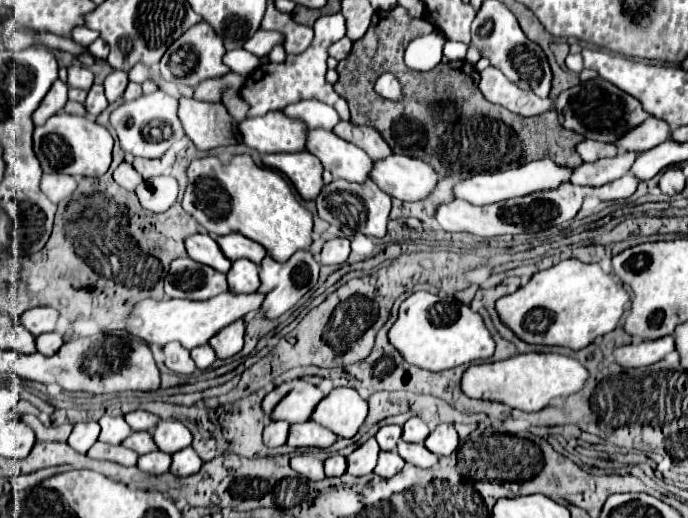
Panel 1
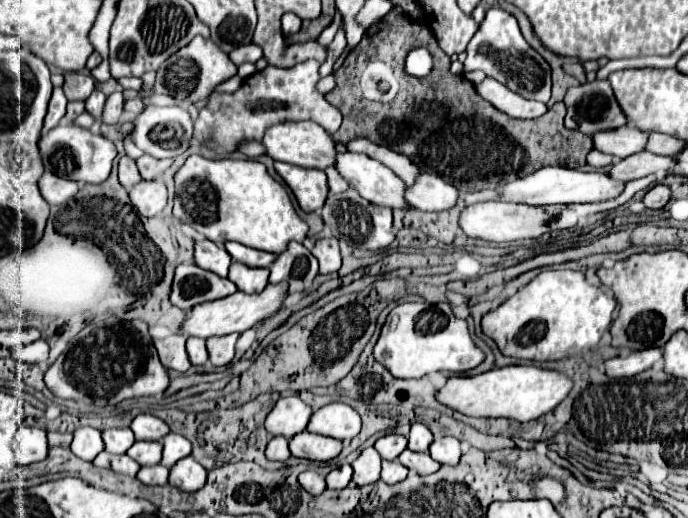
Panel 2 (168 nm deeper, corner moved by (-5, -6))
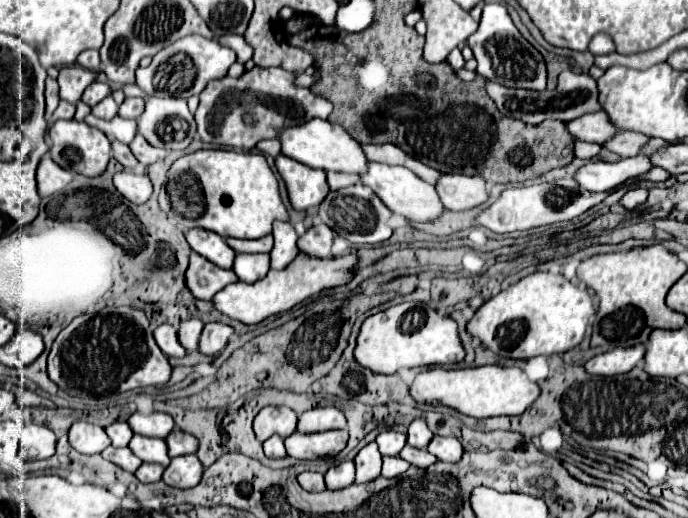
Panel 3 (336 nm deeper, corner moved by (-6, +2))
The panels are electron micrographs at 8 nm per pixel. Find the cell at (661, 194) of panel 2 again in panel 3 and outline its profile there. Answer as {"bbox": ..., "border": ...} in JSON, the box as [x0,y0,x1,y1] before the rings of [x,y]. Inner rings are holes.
{"bbox":[622,188,648,210],"border":[[[634,188],[634,190],[628,190],[622,198],[622,204],[628,208],[628,210],[634,210],[636,206],[644,204],[648,200],[648,188]]]}

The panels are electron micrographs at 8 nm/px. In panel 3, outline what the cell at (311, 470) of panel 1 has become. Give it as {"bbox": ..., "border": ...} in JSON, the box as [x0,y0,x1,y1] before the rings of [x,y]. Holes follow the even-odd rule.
{"bbox":[298,470,326,492],"border":[[[310,470],[302,472],[302,474],[298,474],[298,482],[308,492],[322,492],[322,490],[326,490],[324,474],[320,474],[320,472],[310,472]]]}

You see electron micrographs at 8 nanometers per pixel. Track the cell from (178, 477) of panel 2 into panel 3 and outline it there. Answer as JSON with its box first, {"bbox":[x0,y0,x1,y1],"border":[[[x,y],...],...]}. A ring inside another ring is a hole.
{"bbox":[162,454,204,488],"border":[[[196,454],[176,456],[164,470],[162,480],[174,488],[194,488],[202,478],[204,466]]]}

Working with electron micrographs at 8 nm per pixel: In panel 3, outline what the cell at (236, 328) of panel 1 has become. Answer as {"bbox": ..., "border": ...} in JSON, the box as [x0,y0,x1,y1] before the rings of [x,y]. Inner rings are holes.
{"bbox":[198,322,234,356],"border":[[[222,322],[206,324],[202,330],[202,336],[200,336],[198,350],[206,356],[216,356],[224,350],[224,346],[228,344],[232,334],[234,334],[234,330],[228,324],[222,324]]]}

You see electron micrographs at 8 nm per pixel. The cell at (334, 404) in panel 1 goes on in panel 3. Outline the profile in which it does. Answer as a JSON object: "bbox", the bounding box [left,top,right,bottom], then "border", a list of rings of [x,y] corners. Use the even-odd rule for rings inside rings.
{"bbox":[298,406,346,432],"border":[[[322,406],[312,408],[298,416],[298,430],[300,432],[324,432],[324,430],[336,430],[346,428],[346,416],[336,406]]]}

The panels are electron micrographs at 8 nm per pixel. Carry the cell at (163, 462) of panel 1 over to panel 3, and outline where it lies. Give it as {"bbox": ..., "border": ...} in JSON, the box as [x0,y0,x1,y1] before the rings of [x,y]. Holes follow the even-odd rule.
{"bbox":[136,464,164,484],"border":[[[142,464],[138,470],[136,470],[136,478],[144,484],[148,482],[158,482],[162,478],[162,472],[164,472],[164,466],[160,464]]]}

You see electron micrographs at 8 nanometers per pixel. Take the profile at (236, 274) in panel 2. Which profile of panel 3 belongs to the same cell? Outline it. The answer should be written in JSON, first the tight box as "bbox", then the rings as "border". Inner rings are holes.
{"bbox":[232,254,270,282],"border":[[[236,254],[232,270],[242,282],[256,282],[268,274],[270,256],[268,254]]]}

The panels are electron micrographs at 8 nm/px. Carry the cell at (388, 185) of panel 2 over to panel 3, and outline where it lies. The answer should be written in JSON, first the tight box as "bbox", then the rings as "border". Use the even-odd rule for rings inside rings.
{"bbox":[360,162,440,222],"border":[[[368,162],[368,170],[360,174],[360,182],[376,192],[376,196],[394,212],[400,214],[412,222],[428,222],[440,216],[440,198],[436,196],[436,188],[424,180],[420,180],[416,174],[412,174],[404,166],[390,166],[382,162]]]}

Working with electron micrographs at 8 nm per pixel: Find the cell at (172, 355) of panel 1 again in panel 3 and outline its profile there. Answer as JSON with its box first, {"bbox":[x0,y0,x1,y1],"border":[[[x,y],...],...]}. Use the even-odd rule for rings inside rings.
{"bbox":[154,324,186,358],"border":[[[162,324],[154,330],[154,338],[160,346],[160,350],[166,354],[166,356],[172,356],[172,358],[184,358],[186,356],[186,350],[182,348],[182,344],[178,342],[178,330],[172,326],[172,324]]]}

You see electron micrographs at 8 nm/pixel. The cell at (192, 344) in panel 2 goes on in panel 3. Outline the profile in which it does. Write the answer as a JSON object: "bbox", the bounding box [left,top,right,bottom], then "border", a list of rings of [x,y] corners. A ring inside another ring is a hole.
{"bbox":[178,318,204,352],"border":[[[196,318],[186,320],[186,322],[180,326],[180,332],[178,332],[180,344],[182,344],[188,352],[198,350],[198,338],[200,338],[200,334],[202,334],[202,328],[204,328],[204,324],[202,324],[200,320],[196,320]]]}

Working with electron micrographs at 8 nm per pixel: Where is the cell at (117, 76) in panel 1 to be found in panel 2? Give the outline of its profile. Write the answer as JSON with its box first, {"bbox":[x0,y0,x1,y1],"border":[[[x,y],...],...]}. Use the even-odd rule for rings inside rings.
{"bbox":[103,92,123,124],"border":[[[113,92],[103,108],[103,124],[117,124],[119,116],[123,112],[123,94],[121,92]]]}

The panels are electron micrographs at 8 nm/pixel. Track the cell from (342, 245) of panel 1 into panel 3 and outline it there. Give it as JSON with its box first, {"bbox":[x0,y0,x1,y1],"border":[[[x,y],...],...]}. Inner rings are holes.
{"bbox":[300,224,334,258],"border":[[[326,224],[312,226],[304,236],[300,236],[300,248],[312,258],[328,258],[332,248],[334,232]]]}

